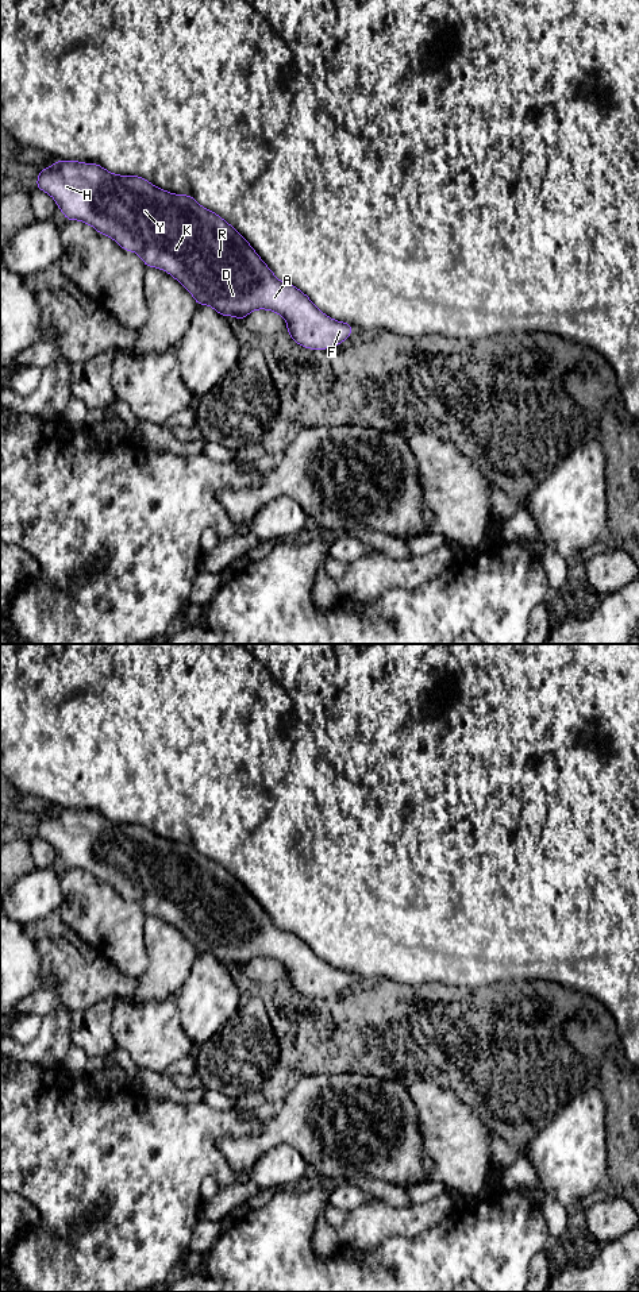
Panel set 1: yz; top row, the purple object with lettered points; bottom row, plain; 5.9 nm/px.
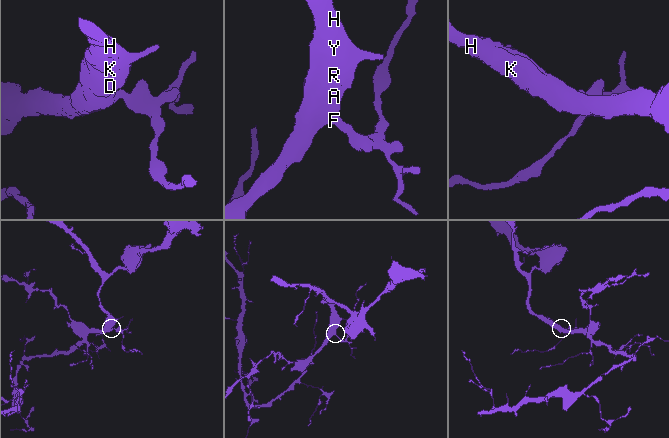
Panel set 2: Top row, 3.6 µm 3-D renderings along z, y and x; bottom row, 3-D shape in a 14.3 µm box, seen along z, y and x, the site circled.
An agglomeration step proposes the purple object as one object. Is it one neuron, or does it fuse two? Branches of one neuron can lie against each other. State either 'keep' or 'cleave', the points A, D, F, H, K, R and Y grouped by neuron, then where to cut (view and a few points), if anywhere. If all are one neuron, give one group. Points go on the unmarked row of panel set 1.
keep; A D F H K R Y; no cut

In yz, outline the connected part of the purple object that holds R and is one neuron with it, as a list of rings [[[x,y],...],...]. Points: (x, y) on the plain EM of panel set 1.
[[[55,809],[51,815],[42,817],[38,822],[36,837],[50,842],[69,869],[80,868],[92,873],[99,882],[108,883],[123,898],[138,902],[146,915],[169,921],[193,944],[197,953],[209,953],[224,965],[234,964],[245,968],[253,959],[273,959],[285,967],[286,981],[297,992],[311,998],[336,995],[354,979],[351,972],[324,963],[300,937],[281,930],[239,879],[215,860],[201,855],[192,844],[174,842],[157,836],[143,825],[118,824],[99,811],[78,809]]]

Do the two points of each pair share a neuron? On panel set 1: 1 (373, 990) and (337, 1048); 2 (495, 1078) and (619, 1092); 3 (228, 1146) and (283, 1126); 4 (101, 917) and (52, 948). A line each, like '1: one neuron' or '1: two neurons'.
1: one neuron
2: one neuron
3: one neuron
4: two neurons

